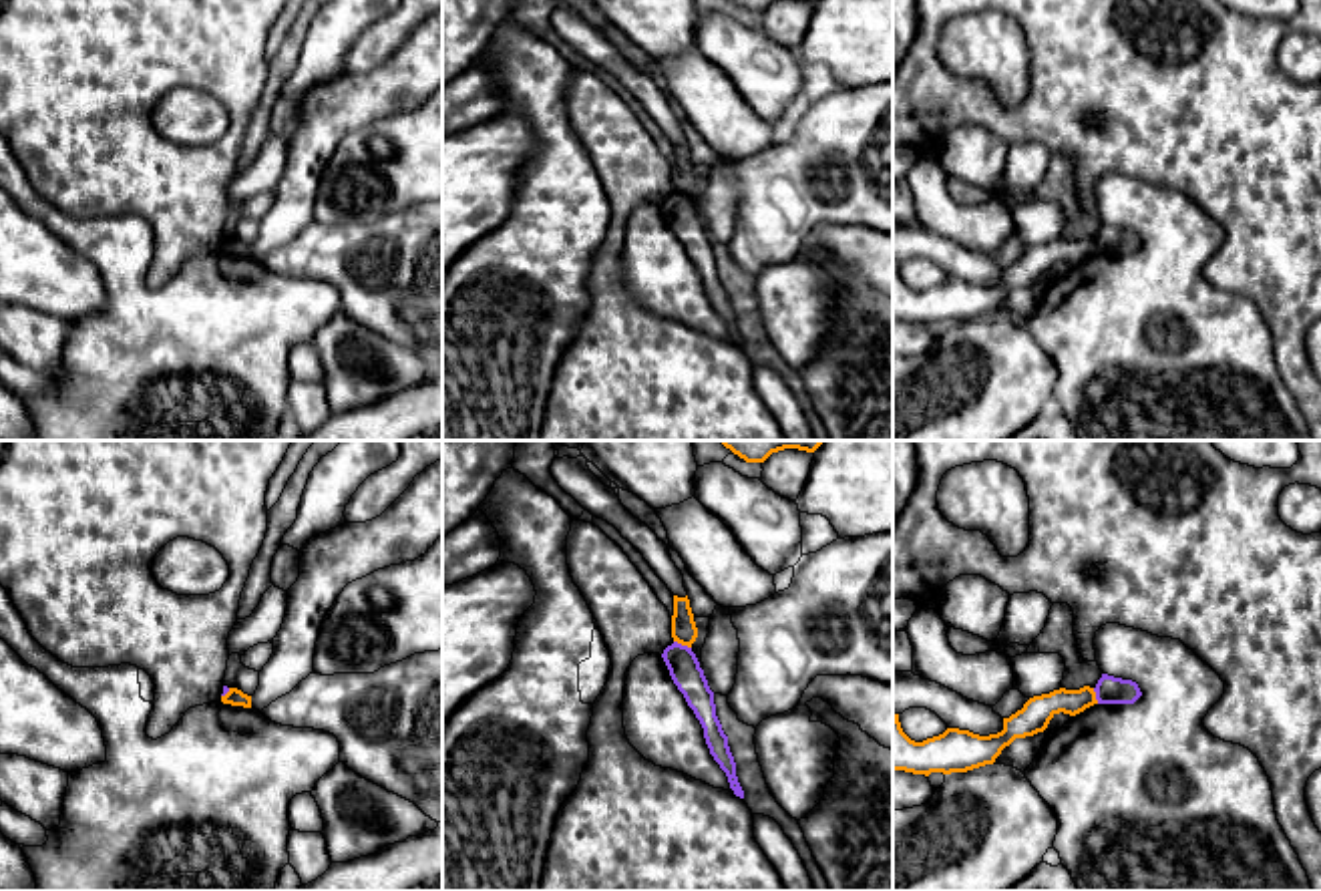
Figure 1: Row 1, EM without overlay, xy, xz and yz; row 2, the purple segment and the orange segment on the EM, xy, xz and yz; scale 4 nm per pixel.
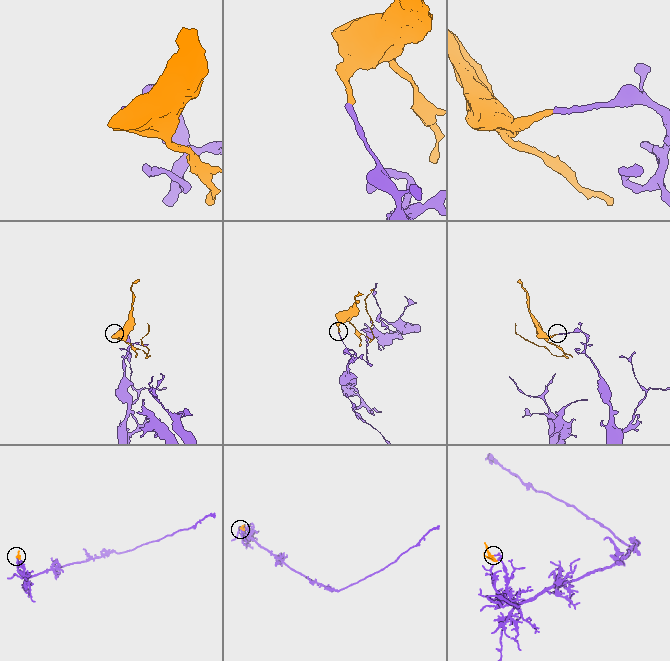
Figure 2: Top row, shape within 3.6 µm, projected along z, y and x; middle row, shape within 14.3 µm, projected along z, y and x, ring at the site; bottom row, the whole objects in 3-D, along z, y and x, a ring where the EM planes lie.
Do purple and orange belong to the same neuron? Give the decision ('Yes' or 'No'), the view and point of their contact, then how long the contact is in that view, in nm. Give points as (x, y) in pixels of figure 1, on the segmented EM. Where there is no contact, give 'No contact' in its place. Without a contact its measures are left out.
No. Touches purple at xz (680, 644). Shared border 80 nm

